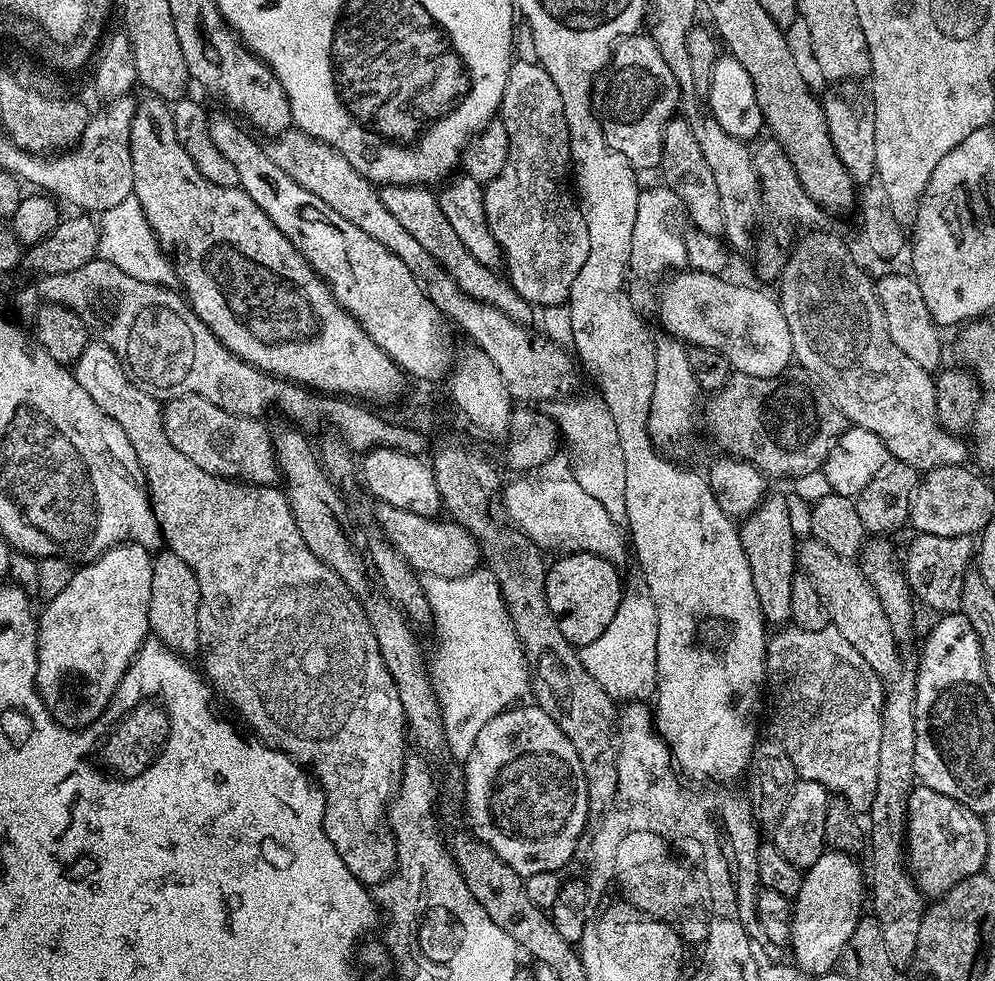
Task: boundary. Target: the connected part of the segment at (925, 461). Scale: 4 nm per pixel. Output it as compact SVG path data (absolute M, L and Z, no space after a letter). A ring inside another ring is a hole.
M812 230L802 235L804 237L801 240L800 238L797 239L794 247L789 251L788 264L785 266L784 273L778 280L778 285L780 285L780 292L778 291L780 309L786 318L786 326L790 330L790 342L792 343L792 355L795 363L804 371L809 372L812 379L827 392L828 397L836 403L838 410L844 415L844 419L849 425L862 430L870 430L870 434L878 434L878 438L882 438L891 459L906 462L906 466L914 466L917 473L920 474L929 472L931 468L954 466L955 464L963 465L967 461L964 459L969 459L970 448L965 441L964 444L960 441L963 439L959 435L947 432L936 420L936 382L933 373L922 370L922 366L918 366L918 362L906 358L906 354L902 354L902 350L898 350L898 346L894 346L894 338L890 338L890 330L886 330L886 318L882 314L882 306L876 297L876 286L873 278L858 268L857 263L851 257L848 244L844 240L843 242L840 241L830 231Z

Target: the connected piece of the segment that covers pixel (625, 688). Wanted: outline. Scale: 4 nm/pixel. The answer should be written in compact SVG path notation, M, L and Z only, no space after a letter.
M639 566L632 568L632 588L630 584L620 599L618 614L614 614L614 622L610 622L602 638L594 638L594 642L579 649L579 653L582 666L590 670L594 682L598 682L614 702L644 702L655 693L658 666L658 610L654 610L654 602L650 598L650 586L646 586L646 578Z

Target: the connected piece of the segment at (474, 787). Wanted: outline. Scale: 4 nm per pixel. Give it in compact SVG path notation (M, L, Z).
M513 706L506 712L499 712L497 716L490 718L490 722L486 722L486 726L482 726L472 747L472 752L468 759L463 761L462 768L464 768L464 816L468 819L469 824L467 827L472 835L477 836L486 846L490 846L490 850L494 854L498 854L498 858L502 858L502 862L506 862L506 866L513 868L519 876L526 877L530 874L542 874L543 872L560 872L563 869L563 864L575 854L576 848L578 849L580 835L586 831L587 824L584 823L590 819L590 813L586 798L586 782L582 774L582 762L578 762L578 754L574 750L574 746L570 746L570 738L566 738L566 734L562 734L562 730L558 730L558 726L554 722L554 718L550 718L550 714L546 714L535 706L520 707L524 706Z

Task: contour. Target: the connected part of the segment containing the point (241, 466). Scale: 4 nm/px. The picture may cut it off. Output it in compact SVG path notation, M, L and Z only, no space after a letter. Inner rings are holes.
M184 396L184 404L167 401L168 416L176 420L172 424L170 442L178 449L188 448L192 440L192 456L200 460L200 468L221 478L239 478L257 486L272 486L281 479L280 467L276 464L276 451L272 445L272 433L269 425L256 418L235 416L226 410L216 412L218 406L206 402L201 396ZM220 444L220 452L216 452Z

